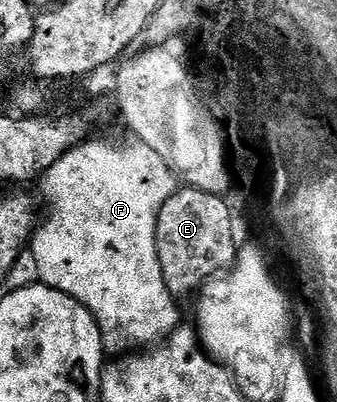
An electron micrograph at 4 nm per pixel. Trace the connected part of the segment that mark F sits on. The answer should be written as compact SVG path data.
M88 139L83 144L71 149L49 171L43 174L41 186L43 185L43 201L47 204L47 218L42 218L41 224L36 228L30 242L29 251L37 259L37 271L39 272L39 281L48 285L51 289L61 291L77 303L81 303L93 315L97 327L103 336L103 347L111 355L127 355L132 351L142 350L144 347L154 346L156 343L164 340L167 334L171 333L181 321L179 318L179 309L176 298L171 296L171 292L165 287L165 279L161 275L161 263L157 255L157 219L165 199L169 199L175 193L177 188L177 178L173 171L165 165L160 155L157 155L152 148L147 147L143 141L130 139L124 145L114 145L111 141L94 141Z

